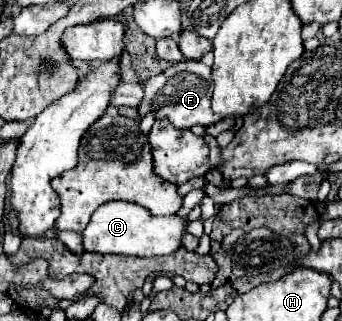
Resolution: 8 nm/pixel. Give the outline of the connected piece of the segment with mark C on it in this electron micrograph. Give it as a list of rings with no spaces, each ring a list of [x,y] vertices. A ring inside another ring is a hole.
[[[107,202],[93,212],[91,222],[83,230],[83,248],[87,252],[97,252],[97,254],[133,254],[133,256],[147,256],[147,258],[165,256],[165,254],[173,254],[175,250],[179,250],[183,246],[183,236],[187,234],[187,224],[189,224],[189,220],[181,218],[177,214],[163,218],[163,216],[149,214],[149,210],[139,204]]]

